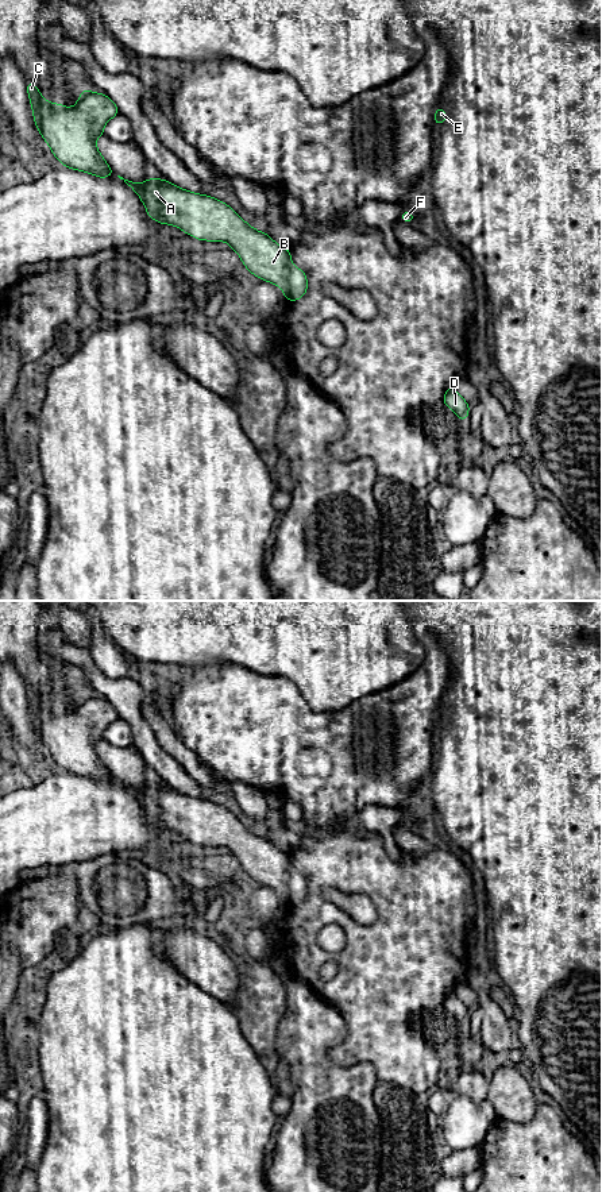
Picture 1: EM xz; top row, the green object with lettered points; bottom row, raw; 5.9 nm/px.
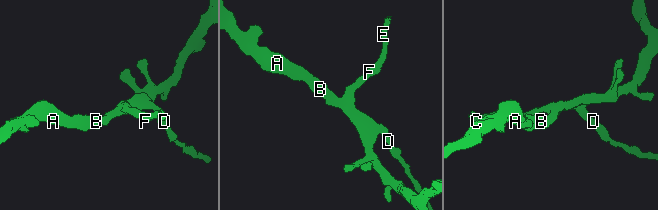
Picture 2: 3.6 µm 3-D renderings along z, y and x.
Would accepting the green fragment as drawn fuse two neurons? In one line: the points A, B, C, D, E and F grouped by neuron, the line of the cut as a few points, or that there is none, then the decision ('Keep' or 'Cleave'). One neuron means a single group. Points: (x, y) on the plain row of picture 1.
Groups: A B C D E F. No split. Keep

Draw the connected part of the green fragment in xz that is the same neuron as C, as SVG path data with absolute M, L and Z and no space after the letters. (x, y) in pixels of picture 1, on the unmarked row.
M27 686L27 698L39 738L65 772L99 783L116 779L96 751L97 742L104 740L107 726L119 718L119 713L107 699L85 694L77 709L67 713L45 705L31 686Z

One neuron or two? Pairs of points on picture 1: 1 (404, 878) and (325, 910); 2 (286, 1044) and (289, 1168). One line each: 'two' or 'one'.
1: one
2: one

